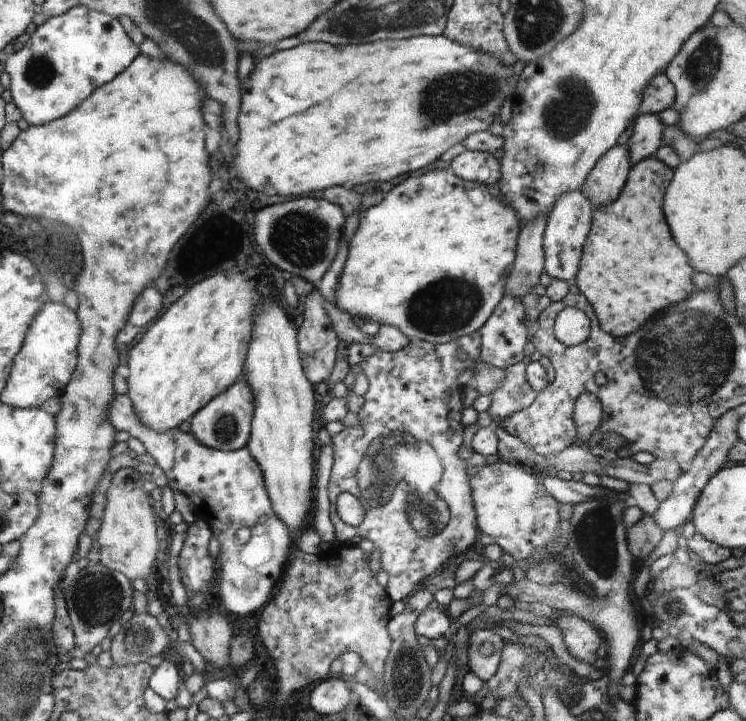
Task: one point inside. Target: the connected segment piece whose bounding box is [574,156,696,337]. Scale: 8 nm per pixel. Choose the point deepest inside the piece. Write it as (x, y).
(630, 270)

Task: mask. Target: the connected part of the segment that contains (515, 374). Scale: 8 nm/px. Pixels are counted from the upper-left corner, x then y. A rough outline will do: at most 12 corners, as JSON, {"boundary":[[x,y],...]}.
{"boundary":[[524,363],[504,370],[487,410],[498,426],[529,407],[537,392]]}

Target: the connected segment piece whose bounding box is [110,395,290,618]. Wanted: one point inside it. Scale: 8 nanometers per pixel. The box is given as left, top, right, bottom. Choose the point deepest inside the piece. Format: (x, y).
(227, 488)

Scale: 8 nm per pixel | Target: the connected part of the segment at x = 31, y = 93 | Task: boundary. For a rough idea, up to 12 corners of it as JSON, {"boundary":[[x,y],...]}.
{"boundary":[[80,4],[4,66],[29,125],[72,113],[138,56]]}

